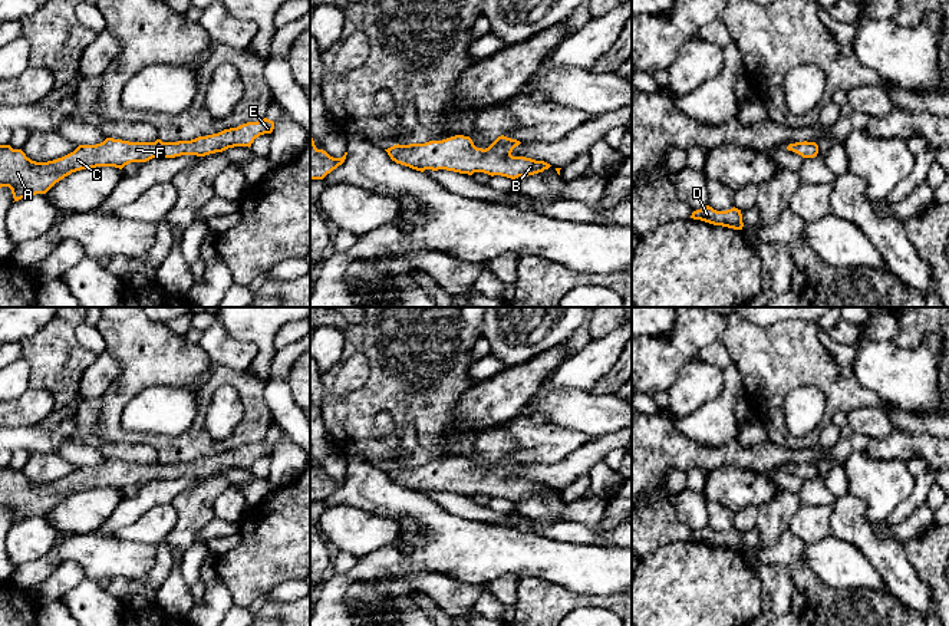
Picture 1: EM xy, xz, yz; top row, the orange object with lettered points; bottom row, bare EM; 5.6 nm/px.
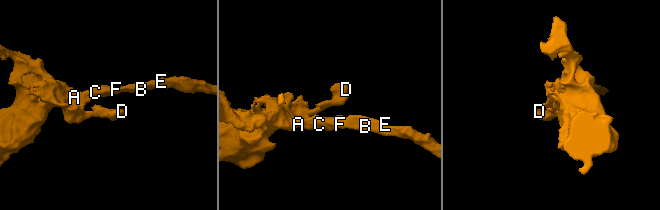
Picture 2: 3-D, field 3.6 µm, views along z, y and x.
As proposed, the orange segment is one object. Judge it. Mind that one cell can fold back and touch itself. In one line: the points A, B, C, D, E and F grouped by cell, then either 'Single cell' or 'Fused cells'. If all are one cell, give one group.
Groups: A B C D E F. Single cell

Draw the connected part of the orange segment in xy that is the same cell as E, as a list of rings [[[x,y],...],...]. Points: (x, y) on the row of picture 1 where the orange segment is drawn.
[[[264,118],[191,141],[129,142],[106,138],[96,145],[79,145],[73,152],[47,162],[32,161],[22,149],[0,145],[0,188],[9,187],[14,201],[19,201],[46,194],[56,182],[80,169],[96,167],[122,169],[131,162],[146,162],[152,158],[205,156],[234,146],[250,148],[256,138],[271,134],[273,129],[274,122]]]

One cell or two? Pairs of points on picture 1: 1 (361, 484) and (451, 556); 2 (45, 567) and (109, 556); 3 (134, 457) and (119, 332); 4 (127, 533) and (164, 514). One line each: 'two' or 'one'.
1: one
2: one
3: two
4: one

